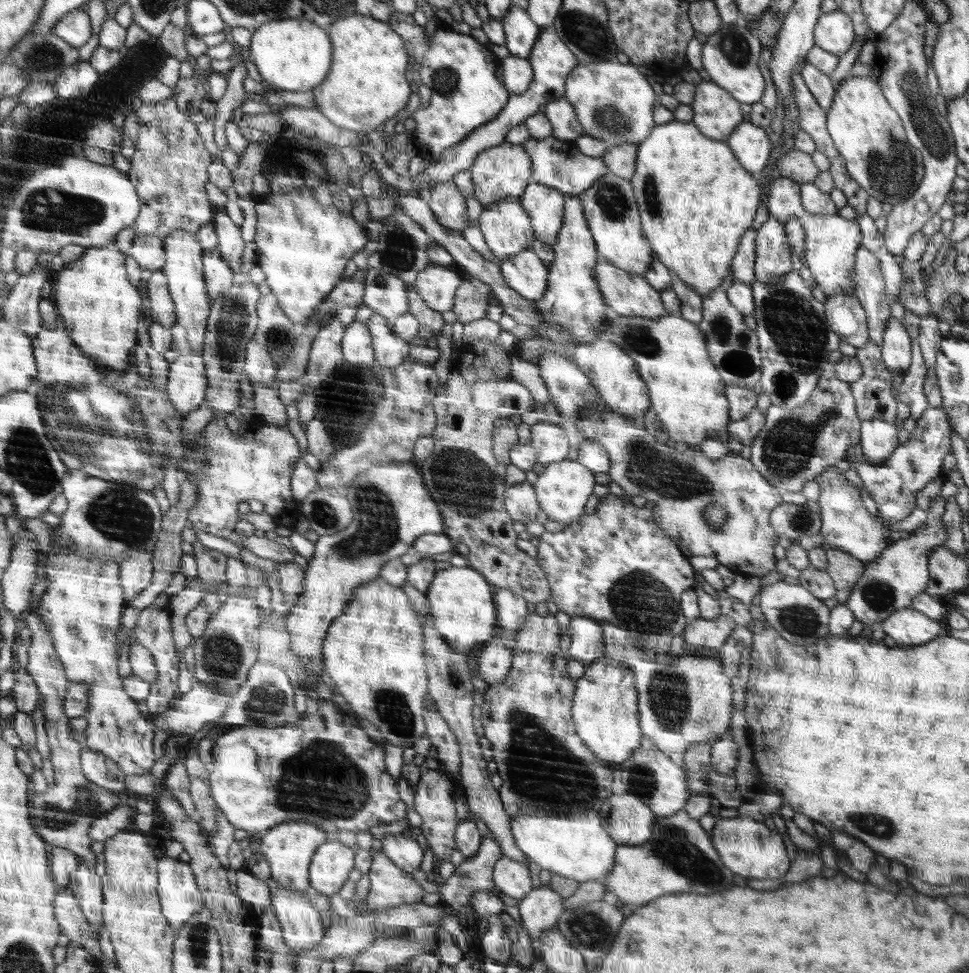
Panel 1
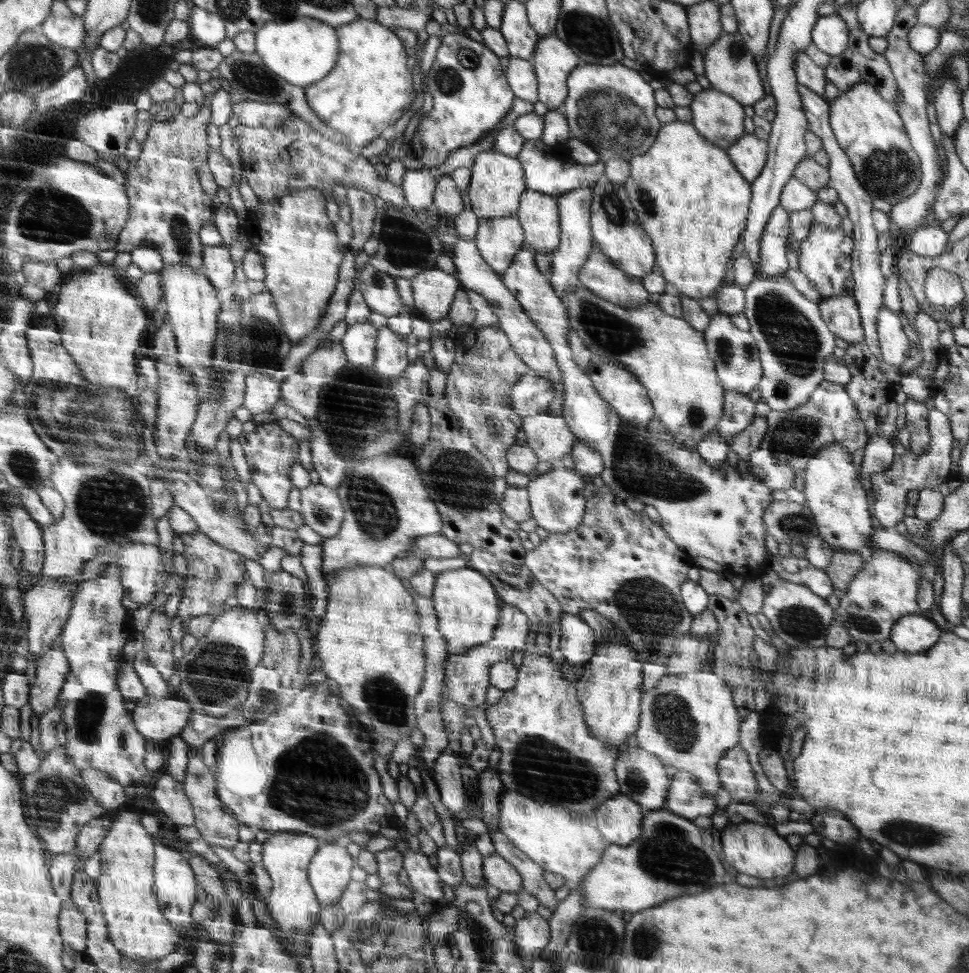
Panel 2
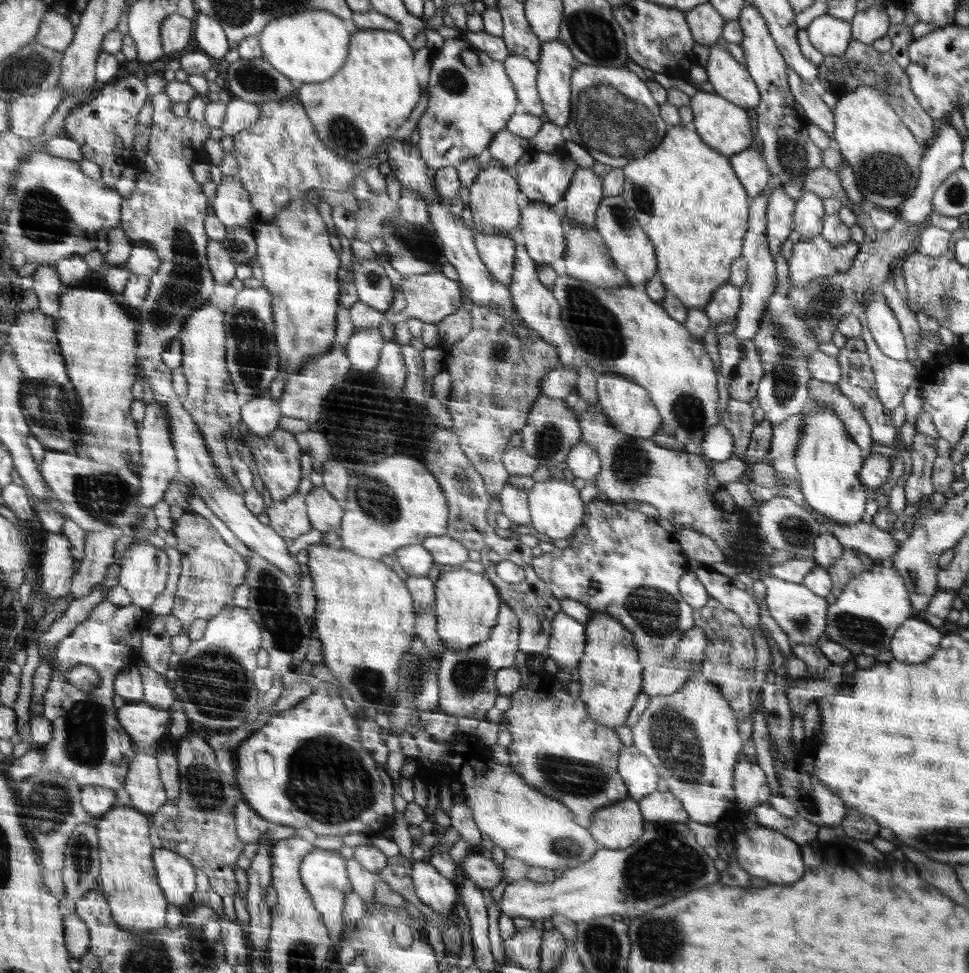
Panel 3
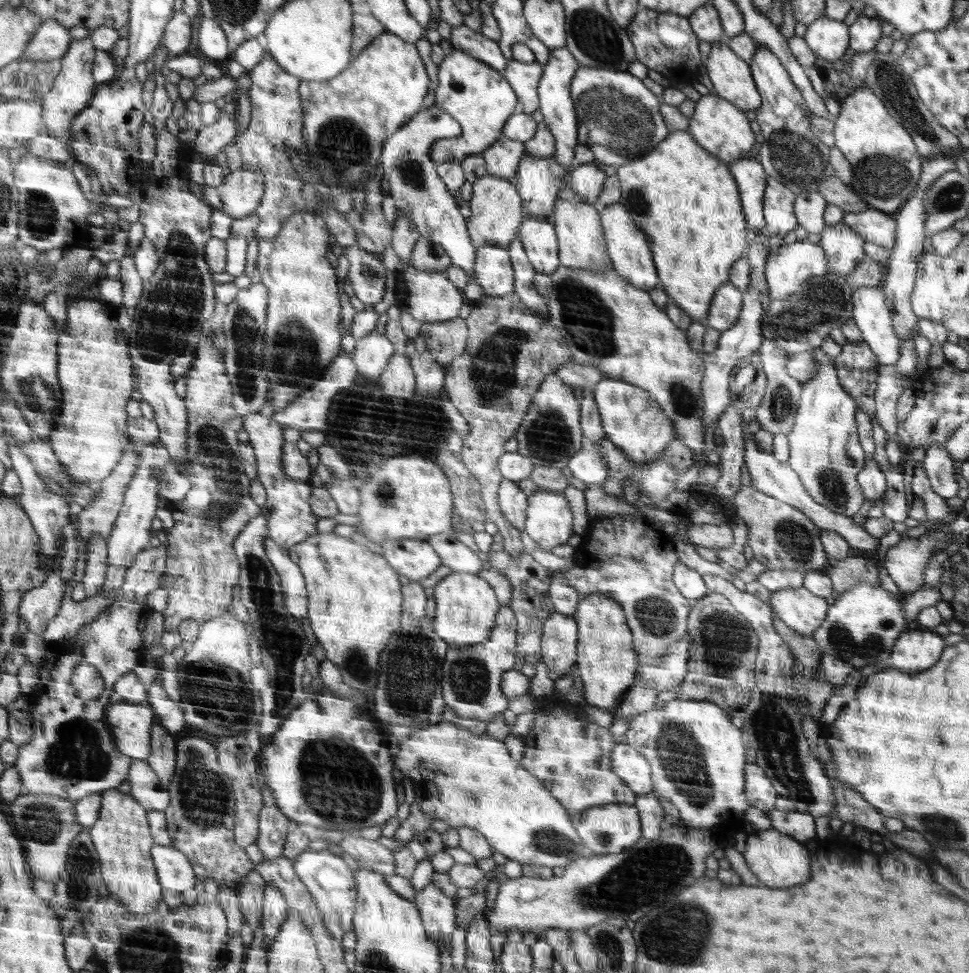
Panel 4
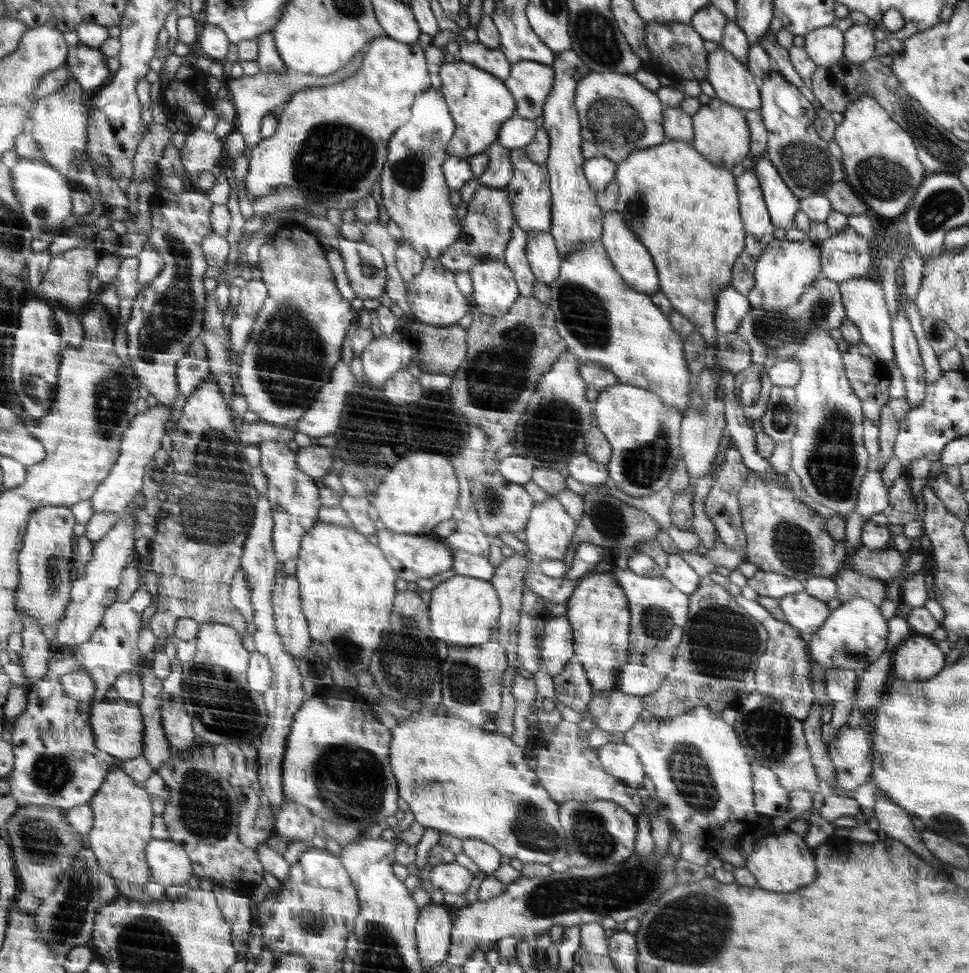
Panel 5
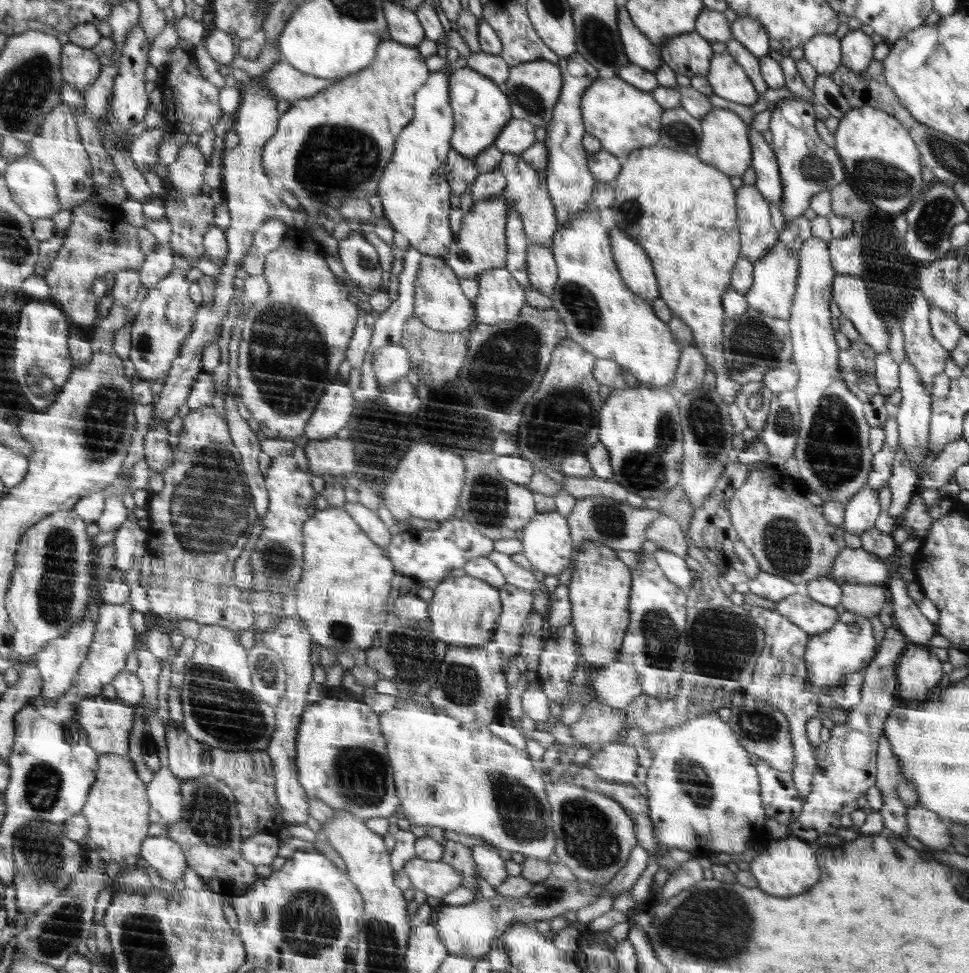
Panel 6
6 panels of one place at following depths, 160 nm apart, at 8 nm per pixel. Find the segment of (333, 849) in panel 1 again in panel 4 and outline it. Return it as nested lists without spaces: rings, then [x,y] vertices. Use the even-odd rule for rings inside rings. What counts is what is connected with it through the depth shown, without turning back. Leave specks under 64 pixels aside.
[[[307,849],[299,855],[293,862],[295,874],[304,883],[308,892],[312,895],[318,910],[323,914],[323,922],[326,929],[334,940],[342,943],[348,930],[352,928],[352,914],[354,914],[354,904],[356,902],[356,877],[353,871],[348,868],[348,864],[332,854],[328,849],[316,850]]]

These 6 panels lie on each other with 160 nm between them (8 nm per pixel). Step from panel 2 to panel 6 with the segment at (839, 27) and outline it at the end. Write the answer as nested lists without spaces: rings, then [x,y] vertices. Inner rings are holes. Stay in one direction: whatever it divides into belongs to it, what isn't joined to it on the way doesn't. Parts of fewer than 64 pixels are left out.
[[[820,34],[804,44],[806,59],[818,74],[831,74],[840,67],[840,40],[835,34]]]

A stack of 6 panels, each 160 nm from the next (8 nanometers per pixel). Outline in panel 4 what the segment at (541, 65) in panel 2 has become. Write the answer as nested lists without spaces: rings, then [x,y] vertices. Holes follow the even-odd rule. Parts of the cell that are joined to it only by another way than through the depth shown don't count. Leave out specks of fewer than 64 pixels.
[[[558,47],[552,49],[552,54],[550,55],[549,62],[544,65],[544,74],[541,76],[540,80],[540,109],[543,116],[543,121],[547,124],[548,128],[550,128],[553,136],[556,138],[556,151],[554,154],[554,158],[565,168],[568,169],[569,172],[574,170],[572,163],[574,163],[575,155],[576,155],[576,146],[578,144],[577,134],[578,134],[578,126],[580,126],[580,122],[577,120],[577,109],[575,108],[576,102],[574,102],[571,97],[570,85],[576,71],[580,68],[580,64],[578,64],[578,60],[576,58],[572,58],[572,54],[570,51],[564,47]]]

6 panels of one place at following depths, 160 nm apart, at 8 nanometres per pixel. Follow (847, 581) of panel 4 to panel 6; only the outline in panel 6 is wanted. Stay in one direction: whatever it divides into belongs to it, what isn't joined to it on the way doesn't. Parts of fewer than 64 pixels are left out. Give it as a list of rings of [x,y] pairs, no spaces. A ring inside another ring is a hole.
[[[844,583],[841,592],[841,603],[846,611],[870,618],[879,614],[886,600],[883,584]]]

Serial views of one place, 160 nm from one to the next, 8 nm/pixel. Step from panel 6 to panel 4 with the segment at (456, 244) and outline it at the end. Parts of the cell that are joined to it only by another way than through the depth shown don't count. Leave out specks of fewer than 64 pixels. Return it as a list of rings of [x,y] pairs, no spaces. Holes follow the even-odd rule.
[[[494,175],[481,176],[473,182],[472,197],[469,201],[471,215],[469,220],[469,235],[473,238],[475,250],[484,245],[498,245],[502,248],[513,242],[516,236],[516,228],[524,220],[522,216],[523,200],[520,200],[521,193],[509,179]],[[419,236],[412,247],[409,264],[416,270],[446,271],[451,260],[440,244]]]

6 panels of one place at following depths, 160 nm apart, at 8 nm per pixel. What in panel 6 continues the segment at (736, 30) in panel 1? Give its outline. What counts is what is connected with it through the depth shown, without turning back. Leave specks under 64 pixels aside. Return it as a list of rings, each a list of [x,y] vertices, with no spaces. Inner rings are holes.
[[[728,52],[713,56],[712,66],[706,78],[712,86],[713,94],[720,98],[747,107],[758,100],[758,92],[754,90],[752,79]]]

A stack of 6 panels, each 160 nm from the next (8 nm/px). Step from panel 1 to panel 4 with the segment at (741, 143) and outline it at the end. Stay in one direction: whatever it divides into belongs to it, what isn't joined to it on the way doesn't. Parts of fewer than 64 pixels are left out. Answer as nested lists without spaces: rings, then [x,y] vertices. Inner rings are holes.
[[[742,157],[742,160],[730,163],[730,168],[733,169],[742,210],[748,220],[750,236],[757,235],[759,232],[764,233],[763,200],[768,176],[762,163],[755,158]]]

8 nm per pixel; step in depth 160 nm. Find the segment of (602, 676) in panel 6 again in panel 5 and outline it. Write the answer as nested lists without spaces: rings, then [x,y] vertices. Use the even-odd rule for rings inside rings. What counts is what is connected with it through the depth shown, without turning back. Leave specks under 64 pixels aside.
[[[631,662],[623,667],[614,691],[644,697],[656,692],[668,674],[660,673],[642,663]]]

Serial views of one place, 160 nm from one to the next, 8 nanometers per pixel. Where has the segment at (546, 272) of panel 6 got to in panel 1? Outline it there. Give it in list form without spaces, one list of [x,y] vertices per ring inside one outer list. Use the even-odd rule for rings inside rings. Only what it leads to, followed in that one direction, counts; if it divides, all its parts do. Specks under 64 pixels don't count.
[[[534,183],[525,188],[519,198],[532,220],[535,238],[546,244],[555,245],[561,232],[564,196],[562,191],[548,185]]]

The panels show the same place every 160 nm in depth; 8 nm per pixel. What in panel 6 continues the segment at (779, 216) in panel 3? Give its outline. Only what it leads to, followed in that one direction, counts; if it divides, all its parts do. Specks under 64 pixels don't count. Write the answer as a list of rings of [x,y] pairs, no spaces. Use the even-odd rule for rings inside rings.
[[[750,129],[753,145],[753,167],[756,173],[755,187],[760,194],[774,204],[783,202],[783,184],[781,183],[780,165],[776,164],[777,155],[762,138],[762,132]]]

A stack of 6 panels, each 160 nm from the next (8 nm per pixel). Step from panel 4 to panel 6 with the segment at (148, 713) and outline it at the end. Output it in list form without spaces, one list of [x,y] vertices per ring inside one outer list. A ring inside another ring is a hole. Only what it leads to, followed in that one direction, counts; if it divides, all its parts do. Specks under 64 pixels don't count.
[[[90,697],[78,704],[78,723],[88,733],[89,744],[104,754],[128,754],[128,735],[132,730],[135,705],[106,697]]]

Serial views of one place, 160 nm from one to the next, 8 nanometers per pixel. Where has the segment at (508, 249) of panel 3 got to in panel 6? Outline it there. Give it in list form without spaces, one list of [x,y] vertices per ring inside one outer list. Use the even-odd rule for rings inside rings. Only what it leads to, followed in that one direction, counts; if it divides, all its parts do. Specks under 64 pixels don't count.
[[[506,267],[486,271],[476,279],[479,291],[474,305],[477,308],[478,323],[492,326],[515,320],[521,315],[527,303],[526,288],[518,284]]]

